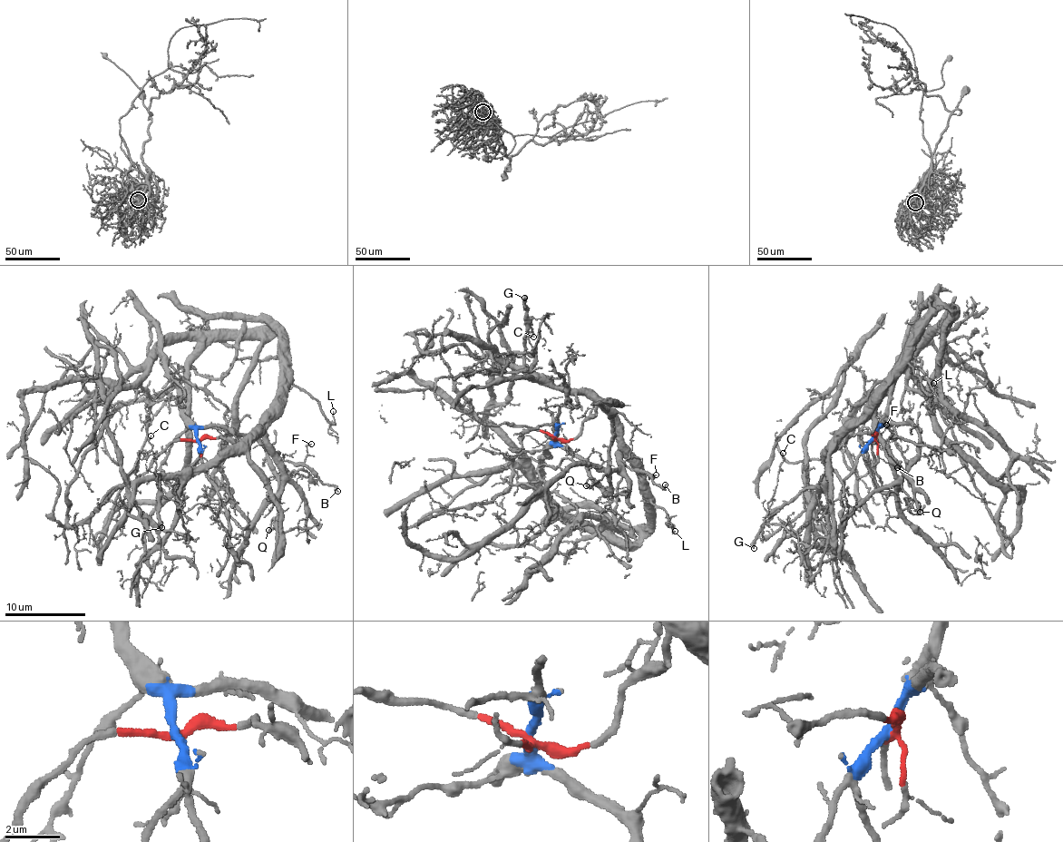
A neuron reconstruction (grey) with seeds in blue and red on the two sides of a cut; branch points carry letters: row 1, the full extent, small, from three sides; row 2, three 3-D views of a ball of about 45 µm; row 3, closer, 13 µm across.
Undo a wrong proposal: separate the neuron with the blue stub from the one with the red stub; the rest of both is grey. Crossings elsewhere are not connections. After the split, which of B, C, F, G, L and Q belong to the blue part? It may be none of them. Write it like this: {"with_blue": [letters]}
{"with_blue": ["Q"]}

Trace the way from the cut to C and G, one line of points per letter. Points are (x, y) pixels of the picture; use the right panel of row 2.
C: (872, 438), (872, 434), (856, 433), (833, 447), (827, 475), (771, 512), (768, 504), (783, 453)
G: (872, 438), (872, 434), (856, 433), (833, 447), (827, 475), (813, 487), (803, 488), (771, 518), (753, 547)

